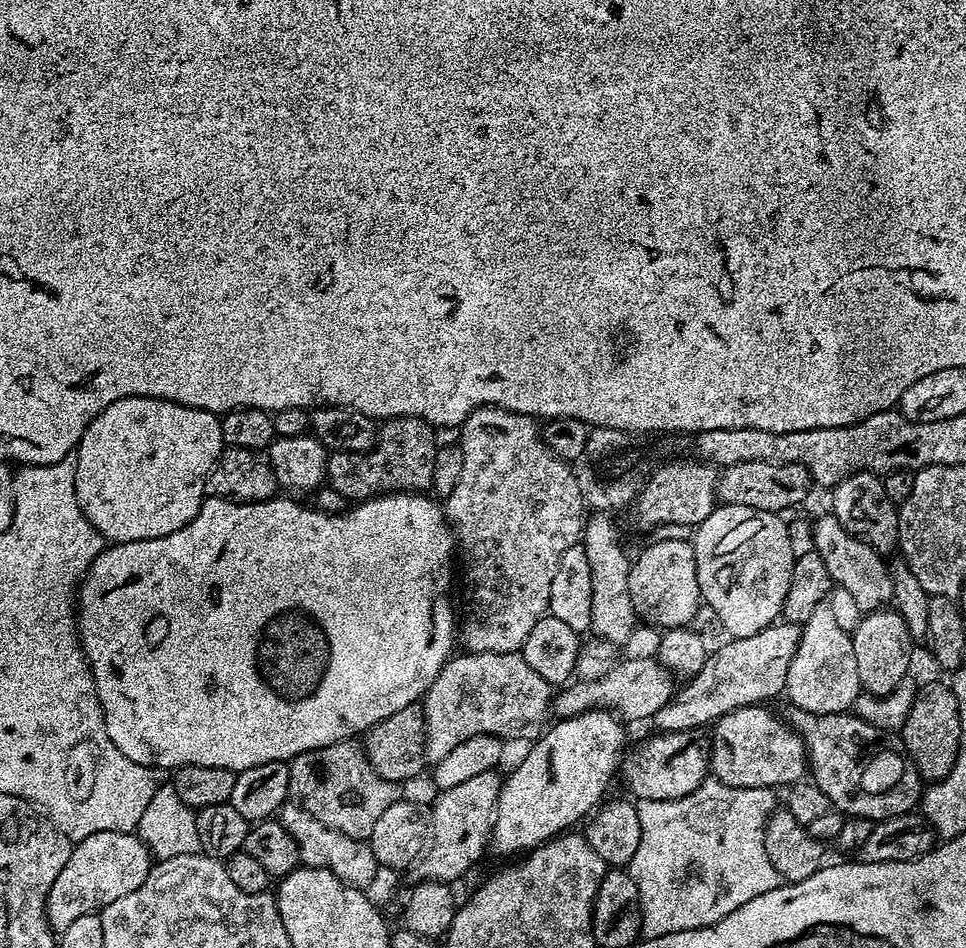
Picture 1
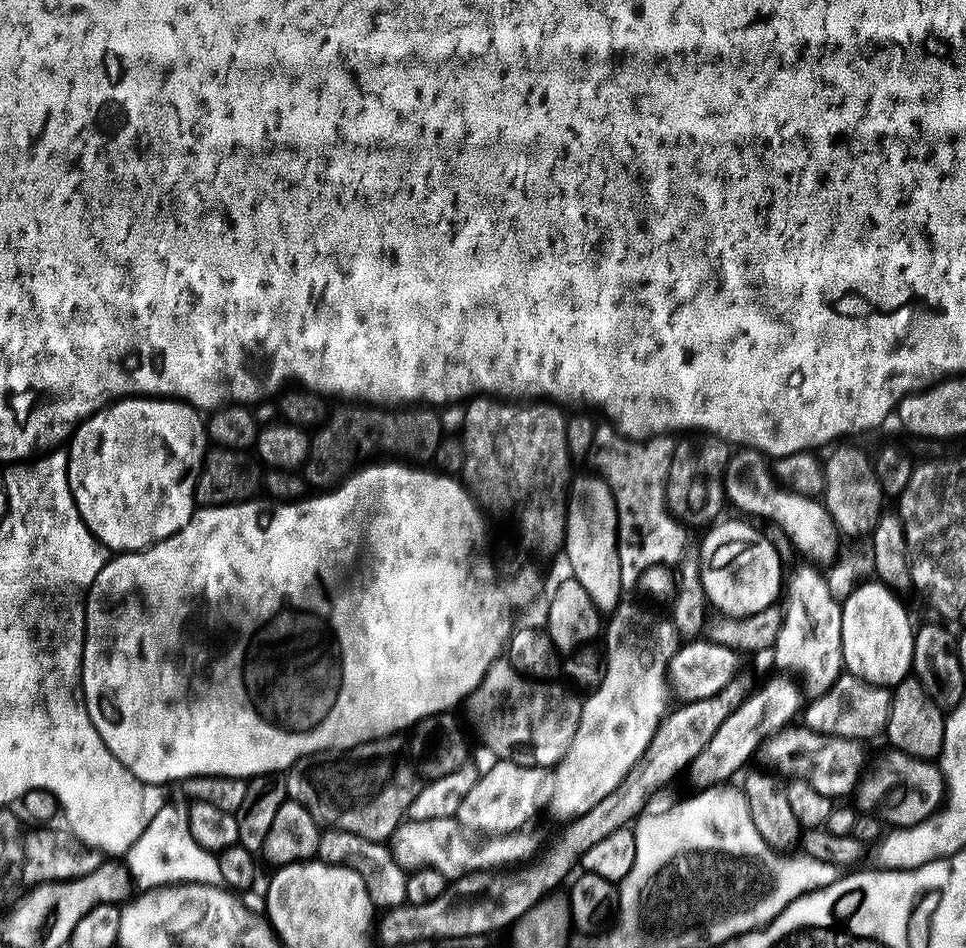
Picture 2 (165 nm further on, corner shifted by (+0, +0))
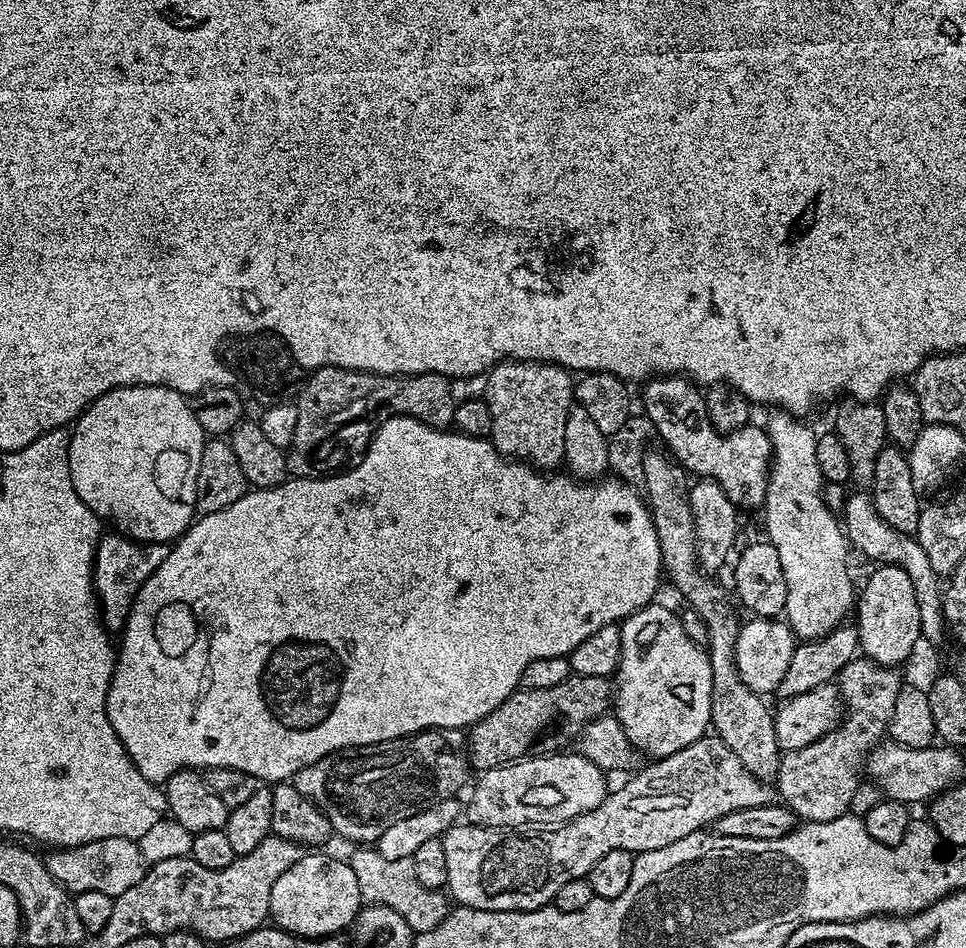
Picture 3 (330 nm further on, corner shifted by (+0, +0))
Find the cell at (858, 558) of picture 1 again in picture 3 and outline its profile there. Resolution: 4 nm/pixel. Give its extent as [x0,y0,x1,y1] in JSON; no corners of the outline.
[643,376,772,509]

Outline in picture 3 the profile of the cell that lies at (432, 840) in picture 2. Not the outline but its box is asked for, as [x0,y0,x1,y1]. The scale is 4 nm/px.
[442,734,774,912]

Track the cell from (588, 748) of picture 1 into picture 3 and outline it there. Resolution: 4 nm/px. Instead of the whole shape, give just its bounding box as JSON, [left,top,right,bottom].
[614,602,712,758]

